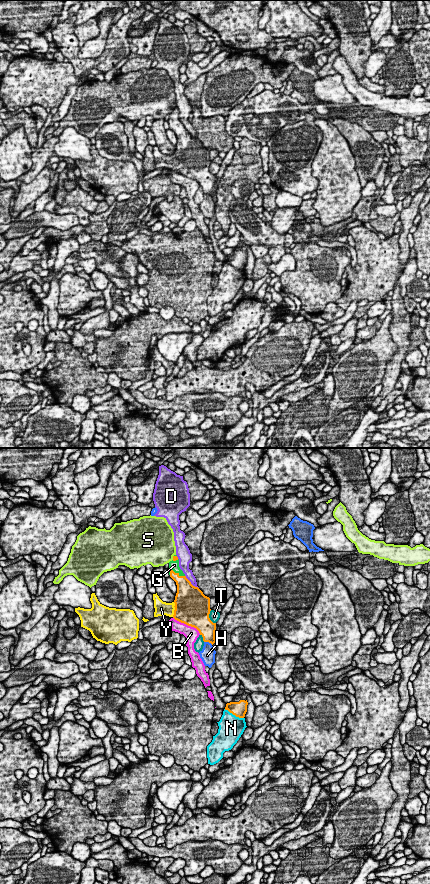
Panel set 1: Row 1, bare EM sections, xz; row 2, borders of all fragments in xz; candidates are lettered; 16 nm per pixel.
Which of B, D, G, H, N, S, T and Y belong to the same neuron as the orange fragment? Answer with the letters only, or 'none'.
G, Y

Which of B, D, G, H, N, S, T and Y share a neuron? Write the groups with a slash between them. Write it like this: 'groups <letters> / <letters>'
groups B / D / G Y / H / N / S / T

